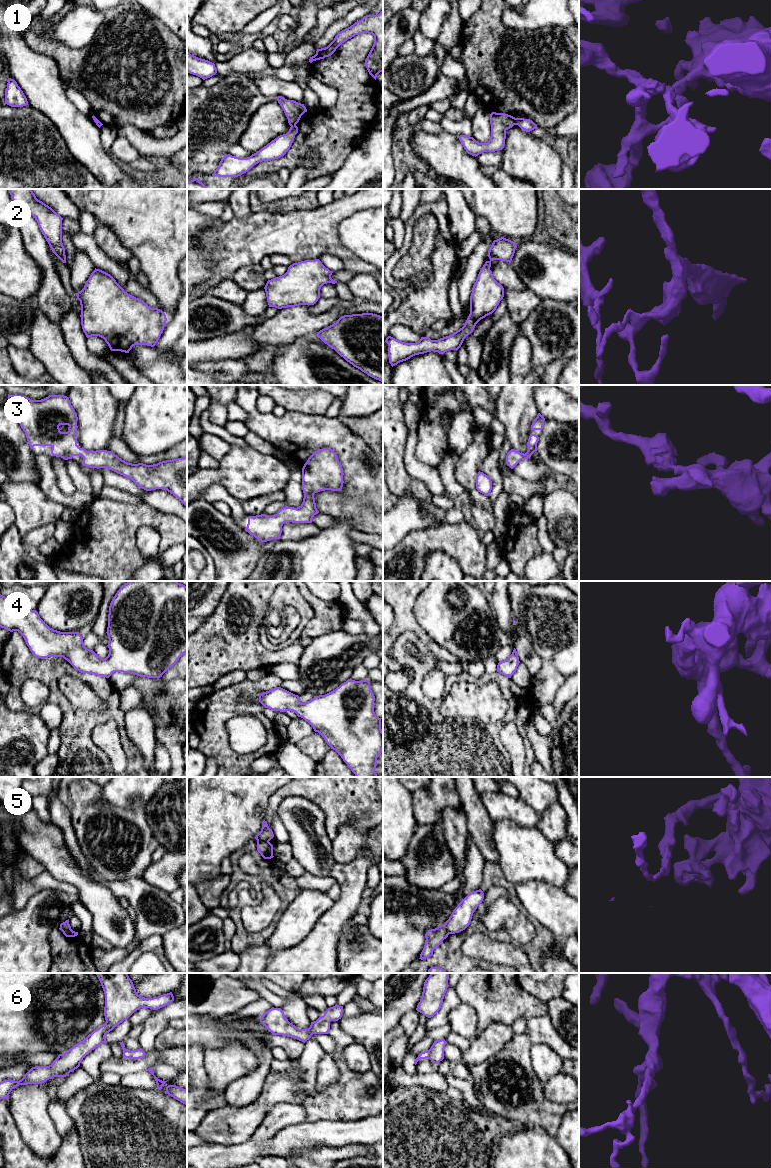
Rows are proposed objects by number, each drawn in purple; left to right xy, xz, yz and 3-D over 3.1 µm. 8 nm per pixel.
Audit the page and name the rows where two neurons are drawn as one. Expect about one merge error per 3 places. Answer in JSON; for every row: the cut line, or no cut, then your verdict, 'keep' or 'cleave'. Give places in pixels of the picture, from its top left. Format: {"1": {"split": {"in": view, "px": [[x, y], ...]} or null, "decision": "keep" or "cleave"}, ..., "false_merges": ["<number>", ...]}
{"1": {"split": {"in": "yz", "px": [[517, 118], [515, 124]]}, "decision": "cleave"}, "2": {"split": null, "decision": "keep"}, "3": {"split": null, "decision": "keep"}, "4": {"split": null, "decision": "keep"}, "5": {"split": {"in": "xz", "px": [[257, 840], [266, 840], [268, 842]]}, "decision": "cleave"}, "6": {"split": null, "decision": "keep"}, "false_merges": ["1", "5"]}

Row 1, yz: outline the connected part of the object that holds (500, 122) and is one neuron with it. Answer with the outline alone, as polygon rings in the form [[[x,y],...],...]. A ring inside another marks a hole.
[[[492,112],[490,114],[491,137],[487,143],[479,143],[473,137],[466,135],[458,136],[466,152],[472,156],[478,156],[483,152],[495,152],[504,148],[506,131],[516,125],[515,117]]]

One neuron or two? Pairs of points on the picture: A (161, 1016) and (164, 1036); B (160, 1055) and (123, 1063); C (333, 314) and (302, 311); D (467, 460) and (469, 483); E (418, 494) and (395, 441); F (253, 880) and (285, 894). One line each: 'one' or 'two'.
A: two
B: one
C: one
D: one
E: one
F: one

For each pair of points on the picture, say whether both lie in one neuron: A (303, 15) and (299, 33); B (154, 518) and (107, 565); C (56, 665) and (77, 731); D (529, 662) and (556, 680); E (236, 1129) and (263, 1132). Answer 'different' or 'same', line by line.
A: same
B: same
C: same
D: different
E: different

